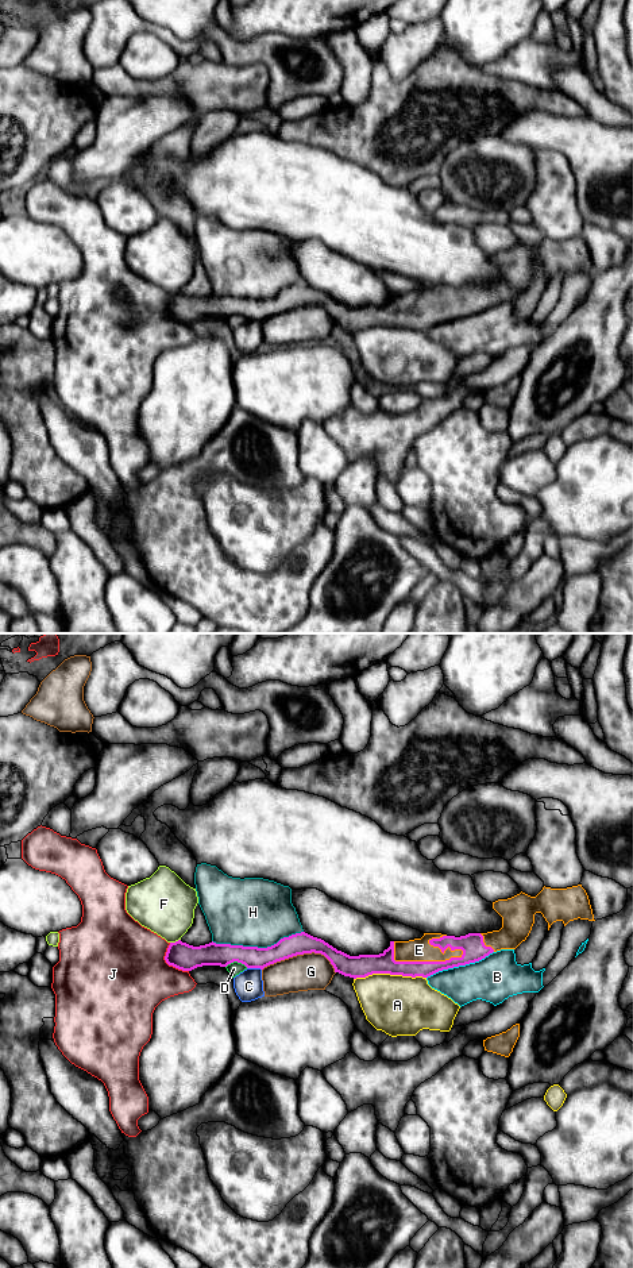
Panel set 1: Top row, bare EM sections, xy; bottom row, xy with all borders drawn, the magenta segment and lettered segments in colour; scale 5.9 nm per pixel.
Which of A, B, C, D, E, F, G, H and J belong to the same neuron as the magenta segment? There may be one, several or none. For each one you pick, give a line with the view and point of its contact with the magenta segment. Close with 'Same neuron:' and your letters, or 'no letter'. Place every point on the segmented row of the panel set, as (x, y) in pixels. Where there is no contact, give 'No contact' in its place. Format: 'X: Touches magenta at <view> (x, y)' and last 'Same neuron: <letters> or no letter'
E: Touches magenta at xy (420, 962)
Same neuron: E

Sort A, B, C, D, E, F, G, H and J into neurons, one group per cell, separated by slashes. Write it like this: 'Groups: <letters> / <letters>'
Groups: A / B / C / D / E / F / G / H / J

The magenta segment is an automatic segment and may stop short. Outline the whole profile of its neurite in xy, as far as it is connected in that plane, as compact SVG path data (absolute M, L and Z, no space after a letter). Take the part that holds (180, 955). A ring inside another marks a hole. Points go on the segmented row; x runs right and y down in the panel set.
M582 884L567 889L551 889L543 887L536 895L530 897L525 893L520 893L507 899L498 899L493 902L493 909L502 917L502 928L487 933L468 933L466 936L455 937L441 933L424 933L421 939L409 941L390 941L390 947L379 955L359 955L350 956L341 951L337 951L321 939L313 937L305 932L292 934L281 939L277 944L267 948L243 947L231 944L209 943L200 947L193 947L181 940L170 943L165 960L169 966L173 966L182 971L192 971L202 966L220 966L238 961L247 968L260 968L274 964L277 961L304 955L304 953L321 953L324 955L339 972L350 978L366 978L373 974L390 974L402 976L422 976L428 978L439 971L466 966L479 961L493 952L501 949L516 949L529 936L534 924L534 914L541 913L548 922L548 930L556 921L561 921L564 926L574 920L595 921L588 895Z

